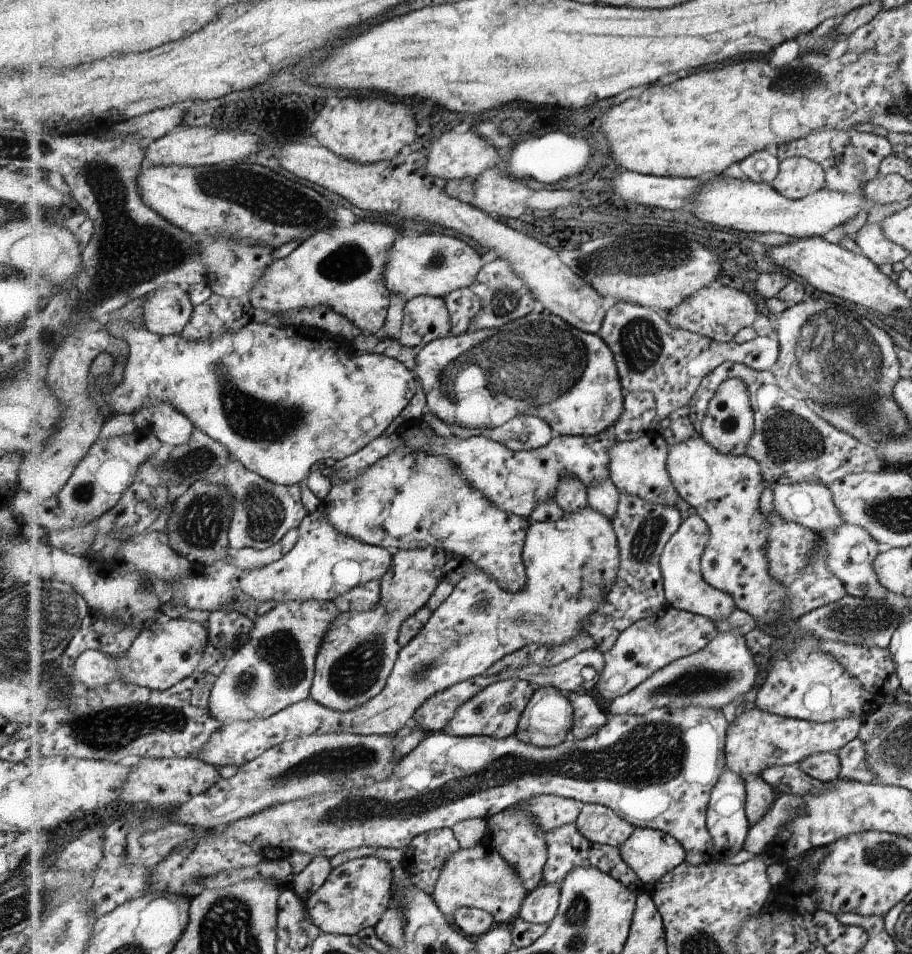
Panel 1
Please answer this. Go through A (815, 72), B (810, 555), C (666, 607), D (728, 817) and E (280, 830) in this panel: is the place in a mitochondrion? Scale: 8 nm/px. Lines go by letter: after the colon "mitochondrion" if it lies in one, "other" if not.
A: mitochondrion
B: mitochondrion
C: other
D: other
E: mitochondrion

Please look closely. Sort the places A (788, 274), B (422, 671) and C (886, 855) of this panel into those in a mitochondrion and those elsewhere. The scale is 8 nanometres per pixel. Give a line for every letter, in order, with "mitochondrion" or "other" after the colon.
A: other
B: mitochondrion
C: mitochondrion

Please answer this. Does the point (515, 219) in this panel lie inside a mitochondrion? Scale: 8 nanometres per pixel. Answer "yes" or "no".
no

